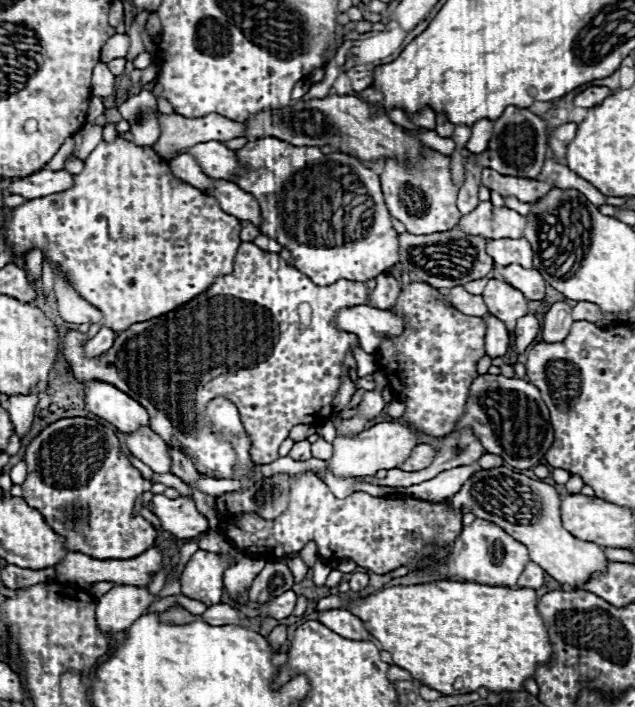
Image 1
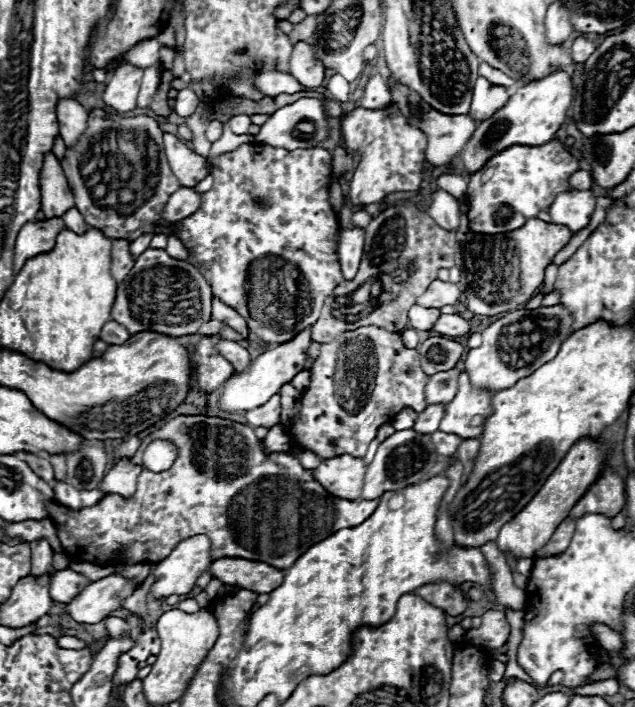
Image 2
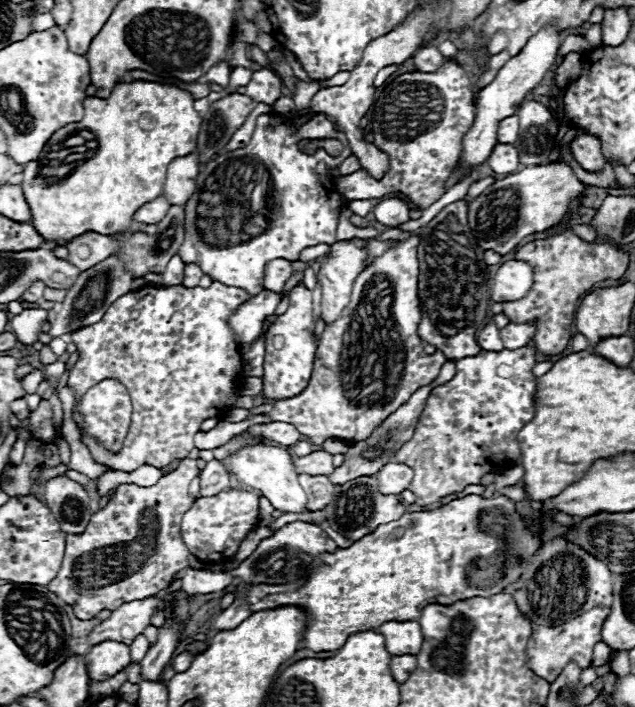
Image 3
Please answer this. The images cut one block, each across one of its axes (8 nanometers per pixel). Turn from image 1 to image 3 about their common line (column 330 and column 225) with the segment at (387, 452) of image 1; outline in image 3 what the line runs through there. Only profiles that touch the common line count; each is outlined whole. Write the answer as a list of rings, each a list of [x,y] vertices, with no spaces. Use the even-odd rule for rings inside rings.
[[[254,440],[254,442],[248,442],[246,448],[224,458],[222,462],[224,462],[226,472],[232,472],[240,484],[260,490],[262,496],[266,496],[276,510],[282,510],[282,512],[302,512],[304,510],[306,494],[298,482],[298,476],[292,466],[292,456],[288,454],[288,450],[280,446],[270,446],[264,440]]]

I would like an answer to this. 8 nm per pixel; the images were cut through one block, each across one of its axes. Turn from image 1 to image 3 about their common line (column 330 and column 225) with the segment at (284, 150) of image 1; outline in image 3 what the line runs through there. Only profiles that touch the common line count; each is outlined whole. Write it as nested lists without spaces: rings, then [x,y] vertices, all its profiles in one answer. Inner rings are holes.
[[[262,114],[258,116],[256,120],[256,128],[254,128],[254,134],[250,138],[250,142],[244,146],[244,148],[238,148],[238,150],[232,150],[232,152],[226,152],[226,154],[220,154],[216,158],[212,158],[206,168],[198,174],[196,178],[196,192],[192,194],[192,198],[186,202],[186,208],[184,208],[184,222],[186,222],[186,236],[184,236],[184,242],[180,244],[180,258],[184,258],[186,264],[198,264],[200,270],[204,274],[208,274],[212,280],[218,280],[218,282],[224,282],[224,284],[230,284],[230,286],[238,286],[238,288],[244,288],[248,290],[248,294],[258,294],[262,290],[262,280],[264,280],[264,266],[274,260],[274,258],[288,258],[290,262],[298,260],[300,258],[300,252],[304,248],[310,248],[310,246],[316,246],[316,244],[334,244],[336,242],[336,228],[338,228],[338,216],[340,216],[340,196],[336,190],[332,190],[330,185],[326,185],[324,180],[327,178],[328,170],[330,168],[336,168],[340,166],[340,162],[350,154],[350,146],[348,146],[348,140],[344,138],[344,132],[340,132],[334,122],[330,122],[324,114],[318,114],[314,116],[310,122],[306,122],[304,126],[300,126],[298,130],[292,128],[290,124],[290,118],[282,116],[282,114]],[[324,138],[336,138],[344,144],[344,150],[340,156],[330,156],[324,148],[318,148],[314,154],[304,154],[298,144],[302,140],[324,140]]]

